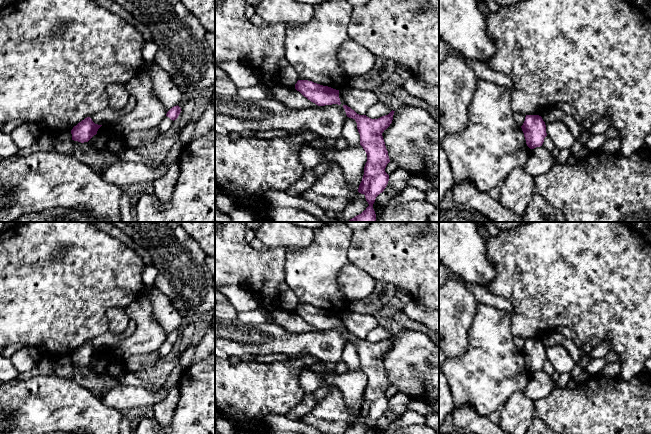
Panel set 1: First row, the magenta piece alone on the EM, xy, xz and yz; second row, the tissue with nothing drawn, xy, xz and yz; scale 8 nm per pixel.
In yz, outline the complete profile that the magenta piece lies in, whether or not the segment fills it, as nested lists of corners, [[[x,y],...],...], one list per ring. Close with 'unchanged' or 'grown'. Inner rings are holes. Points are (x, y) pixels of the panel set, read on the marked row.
[[[526,115],[525,121],[521,126],[530,149],[542,146],[544,138],[547,136],[546,125],[539,115]]]; unchanged

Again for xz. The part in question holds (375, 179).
[[[343,105],[346,115],[357,123],[360,134],[360,145],[367,154],[364,175],[358,192],[365,195],[369,206],[359,215],[347,222],[376,222],[373,204],[376,197],[386,188],[389,175],[385,172],[390,162],[388,151],[382,133],[390,126],[395,111],[378,119],[371,119],[366,115],[359,115],[347,105]]]; unchanged

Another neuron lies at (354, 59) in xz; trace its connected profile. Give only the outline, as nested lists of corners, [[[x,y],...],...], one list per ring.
[[[353,40],[345,41],[337,54],[341,68],[349,76],[367,74],[375,65],[377,57]]]

